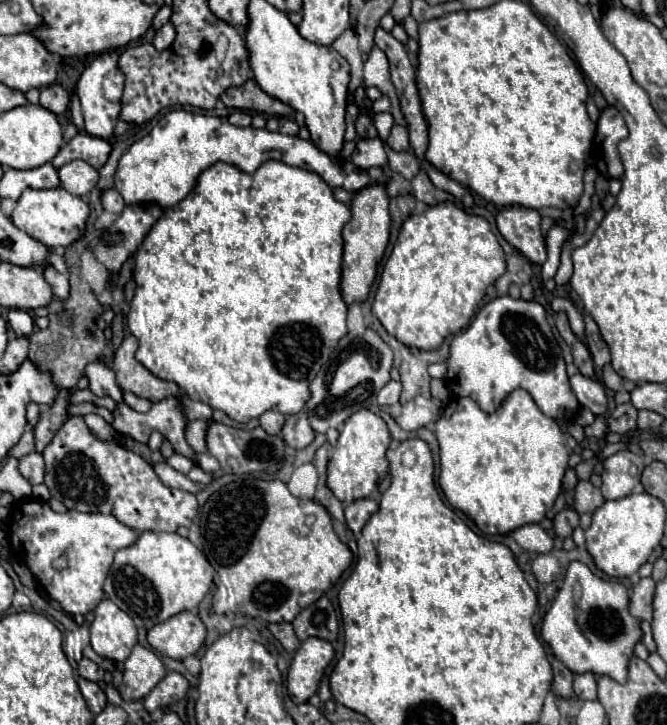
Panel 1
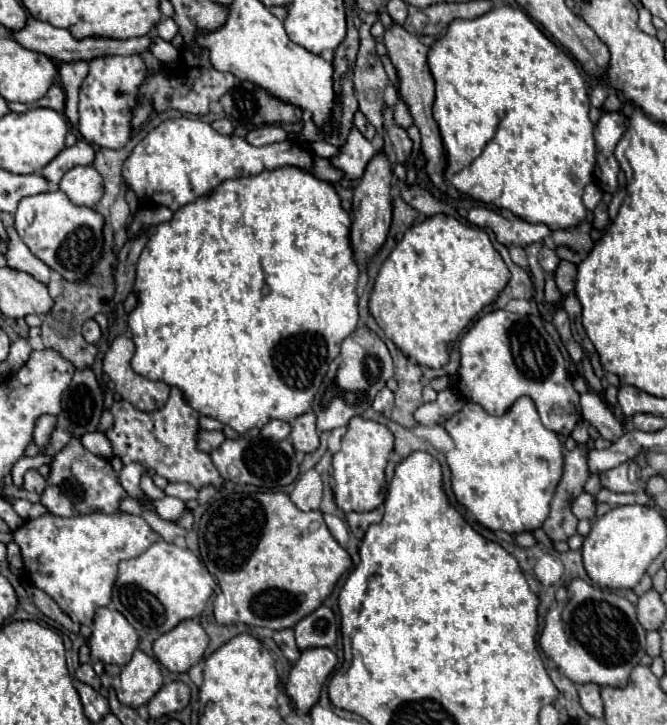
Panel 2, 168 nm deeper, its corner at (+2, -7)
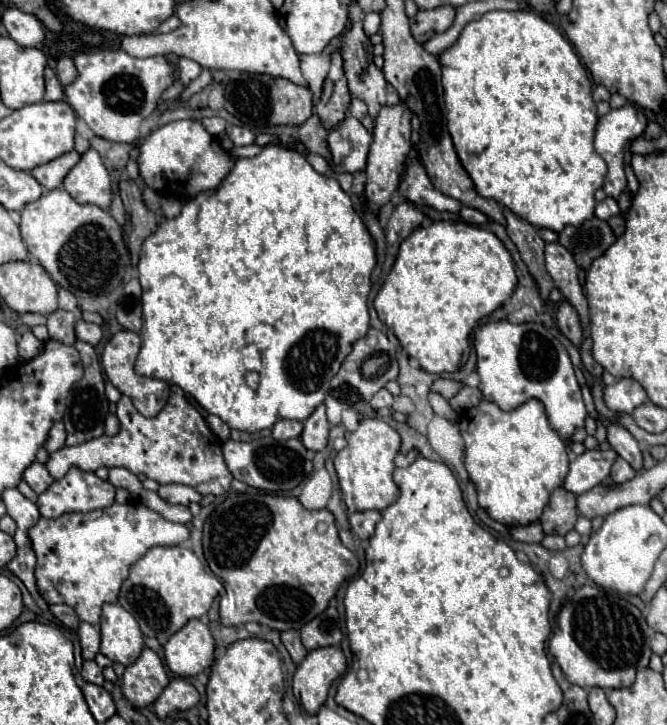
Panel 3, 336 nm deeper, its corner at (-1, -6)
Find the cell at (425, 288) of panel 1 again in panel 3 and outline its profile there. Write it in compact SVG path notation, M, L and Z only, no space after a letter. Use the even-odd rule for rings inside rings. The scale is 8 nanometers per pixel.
M433 222L427 228L417 228L403 240L393 270L389 272L383 288L375 296L375 310L379 320L397 336L403 350L413 356L425 372L443 374L459 370L471 354L471 332L477 322L497 310L515 290L517 276L513 258L501 240L483 228L465 222Z

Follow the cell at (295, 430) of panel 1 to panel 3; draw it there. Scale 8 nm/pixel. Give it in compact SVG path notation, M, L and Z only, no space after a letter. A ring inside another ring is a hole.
M321 404L305 420L305 430L303 430L301 442L307 446L307 450L319 452L327 446L327 436L329 436L329 422L327 422L327 416L325 416L325 404Z

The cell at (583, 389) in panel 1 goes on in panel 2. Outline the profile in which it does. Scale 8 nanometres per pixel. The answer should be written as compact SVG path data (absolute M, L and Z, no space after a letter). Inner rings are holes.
M596 391L582 393L580 407L582 407L582 417L590 425L594 425L604 439L608 439L608 441L620 439L624 429L622 429L620 421L614 417L614 413L610 411L610 407L604 405L604 401L600 399L600 395Z

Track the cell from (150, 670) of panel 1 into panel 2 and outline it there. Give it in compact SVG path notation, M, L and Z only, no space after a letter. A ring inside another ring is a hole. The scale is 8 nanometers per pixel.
M140 649L132 655L130 663L122 667L120 679L122 679L122 691L124 691L120 703L128 707L146 705L164 683L160 665Z

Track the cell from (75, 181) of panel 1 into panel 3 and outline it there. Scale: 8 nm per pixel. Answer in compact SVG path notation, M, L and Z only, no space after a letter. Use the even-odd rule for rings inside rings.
M89 148L81 154L81 160L65 176L65 190L79 204L95 204L103 210L111 208L113 190L111 174L105 168L97 150Z

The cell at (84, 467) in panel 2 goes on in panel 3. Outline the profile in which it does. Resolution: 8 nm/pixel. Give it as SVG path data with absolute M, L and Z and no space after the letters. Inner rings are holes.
M71 468L61 480L55 480L47 492L37 498L43 518L59 518L69 512L91 512L115 502L115 486L97 478L93 472Z

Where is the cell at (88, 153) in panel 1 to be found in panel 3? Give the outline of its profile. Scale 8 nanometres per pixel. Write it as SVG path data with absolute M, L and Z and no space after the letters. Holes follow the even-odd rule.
M73 150L73 152L67 152L47 164L41 164L33 170L29 170L29 174L47 190L53 190L53 188L61 188L63 184L63 178L67 176L67 172L71 170L71 166L75 166L75 162L79 162L79 154Z

